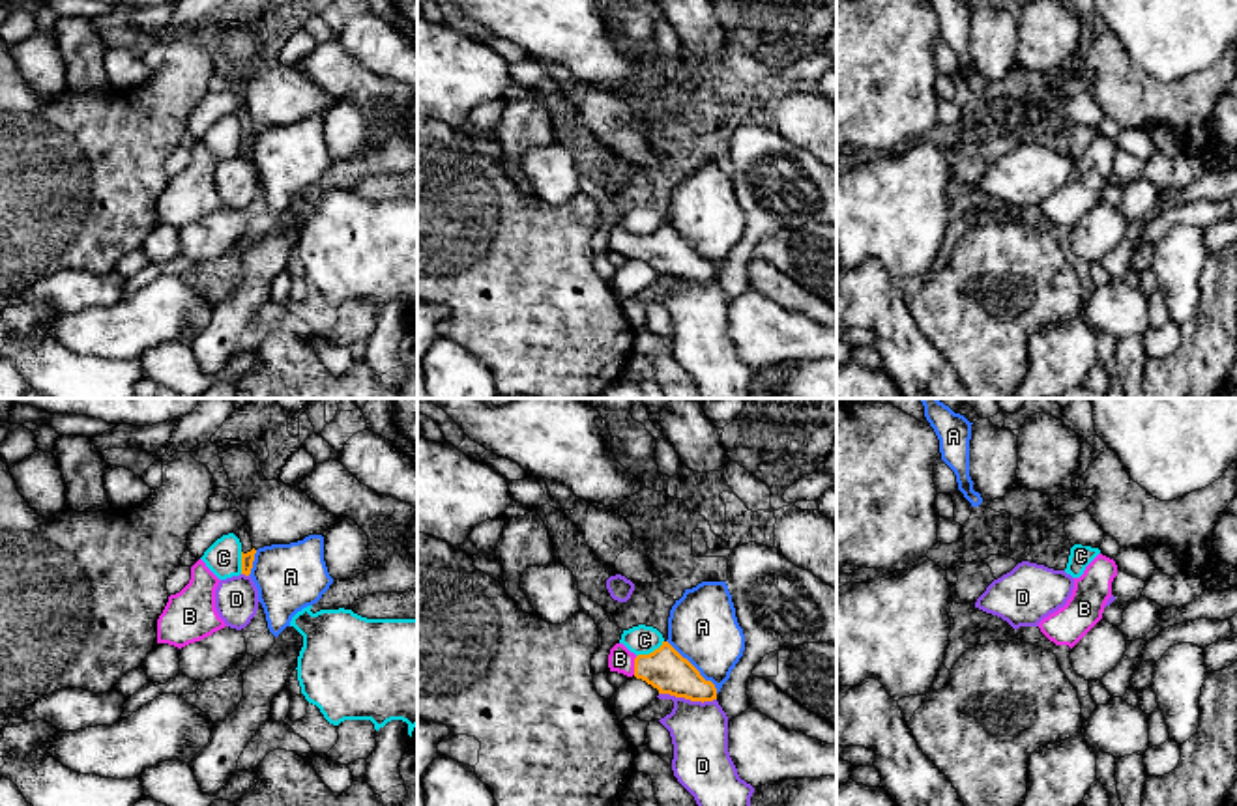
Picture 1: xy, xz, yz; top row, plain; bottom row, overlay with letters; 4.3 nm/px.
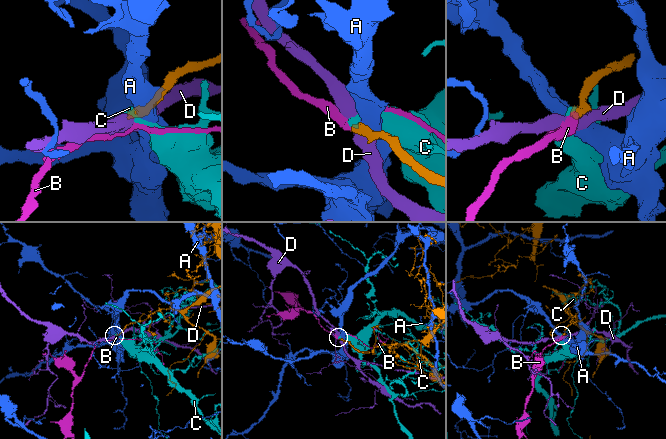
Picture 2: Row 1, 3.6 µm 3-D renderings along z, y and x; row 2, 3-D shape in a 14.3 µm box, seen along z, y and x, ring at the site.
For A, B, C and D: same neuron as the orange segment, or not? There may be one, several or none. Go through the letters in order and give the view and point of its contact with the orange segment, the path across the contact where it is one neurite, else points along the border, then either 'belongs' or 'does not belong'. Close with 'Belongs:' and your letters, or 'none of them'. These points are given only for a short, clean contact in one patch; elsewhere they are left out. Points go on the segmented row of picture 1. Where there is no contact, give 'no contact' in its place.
A: xz (695, 668) | along xz (667, 640), (717, 692) | does not belong
B: xz (635, 666) | across xz (665, 668), (635, 666), (620, 659) | belongs
C: xz (650, 653) | along xz (663, 640), (652, 651), (637, 657) | does not belong
D: xz (687, 698) | along xz (659, 692), (702, 702), (715, 700) | does not belong
Belongs: B

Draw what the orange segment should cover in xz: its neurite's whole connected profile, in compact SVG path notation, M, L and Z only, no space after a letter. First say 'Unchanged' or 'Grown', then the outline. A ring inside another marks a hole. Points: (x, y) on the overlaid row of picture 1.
Grown. M668 641L649 655L634 655L623 643L616 643L608 655L610 671L636 677L659 690L691 701L717 699L717 688L683 658Z

